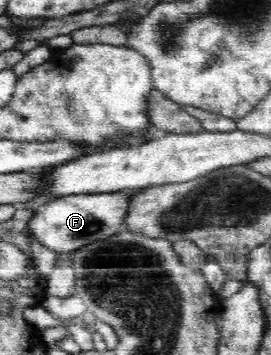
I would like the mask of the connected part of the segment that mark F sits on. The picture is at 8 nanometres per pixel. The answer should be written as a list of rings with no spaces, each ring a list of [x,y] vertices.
[[[129,190],[113,193],[75,194],[52,198],[40,203],[30,222],[28,236],[33,242],[41,242],[45,248],[67,254],[75,252],[92,241],[104,240],[124,228],[129,210]]]

